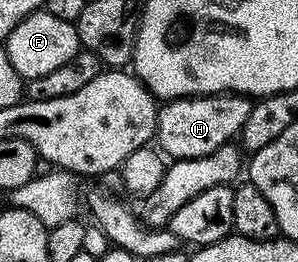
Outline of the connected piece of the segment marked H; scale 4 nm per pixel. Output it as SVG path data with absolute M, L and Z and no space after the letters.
M229 93L167 101L158 112L157 149L170 160L208 156L216 152L216 148L233 143L241 135L251 105L249 97L231 96Z

